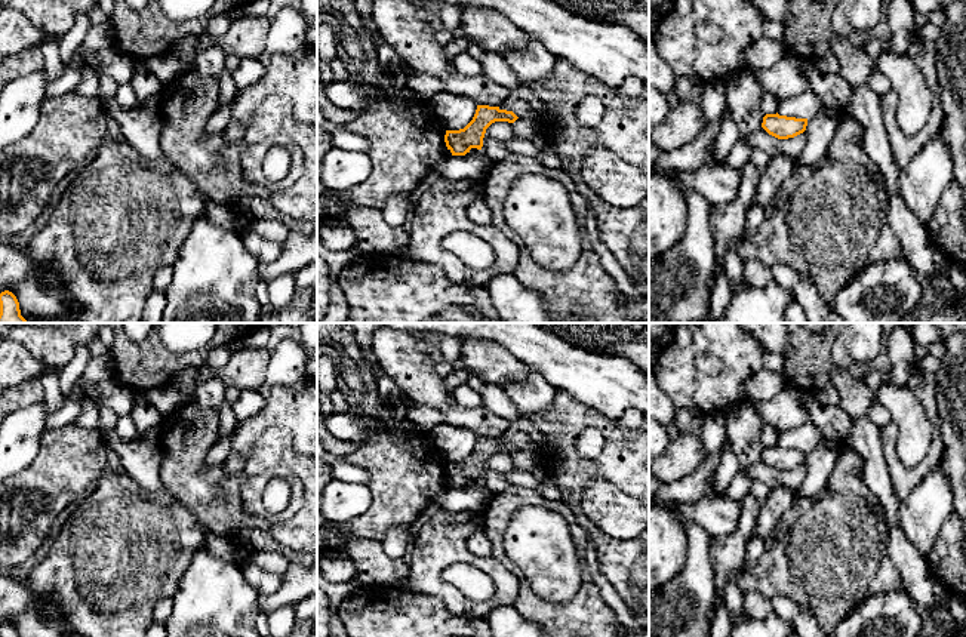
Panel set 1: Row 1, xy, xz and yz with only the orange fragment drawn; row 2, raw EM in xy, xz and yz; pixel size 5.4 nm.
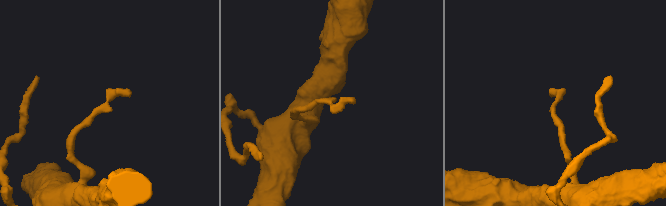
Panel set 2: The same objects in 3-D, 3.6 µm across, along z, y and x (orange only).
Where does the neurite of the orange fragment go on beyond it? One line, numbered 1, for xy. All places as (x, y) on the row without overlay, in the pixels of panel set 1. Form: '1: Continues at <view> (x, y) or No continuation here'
1: No continuation here

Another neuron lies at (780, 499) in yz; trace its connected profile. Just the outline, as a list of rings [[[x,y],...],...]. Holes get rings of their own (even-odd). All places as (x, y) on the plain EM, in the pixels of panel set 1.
[[[784,486],[772,487],[762,504],[754,535],[766,542],[775,533],[784,513],[796,504],[796,492]]]

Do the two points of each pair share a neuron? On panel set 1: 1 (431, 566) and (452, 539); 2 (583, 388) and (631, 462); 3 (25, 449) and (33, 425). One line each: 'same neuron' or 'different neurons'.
1: same neuron
2: different neurons
3: same neuron

